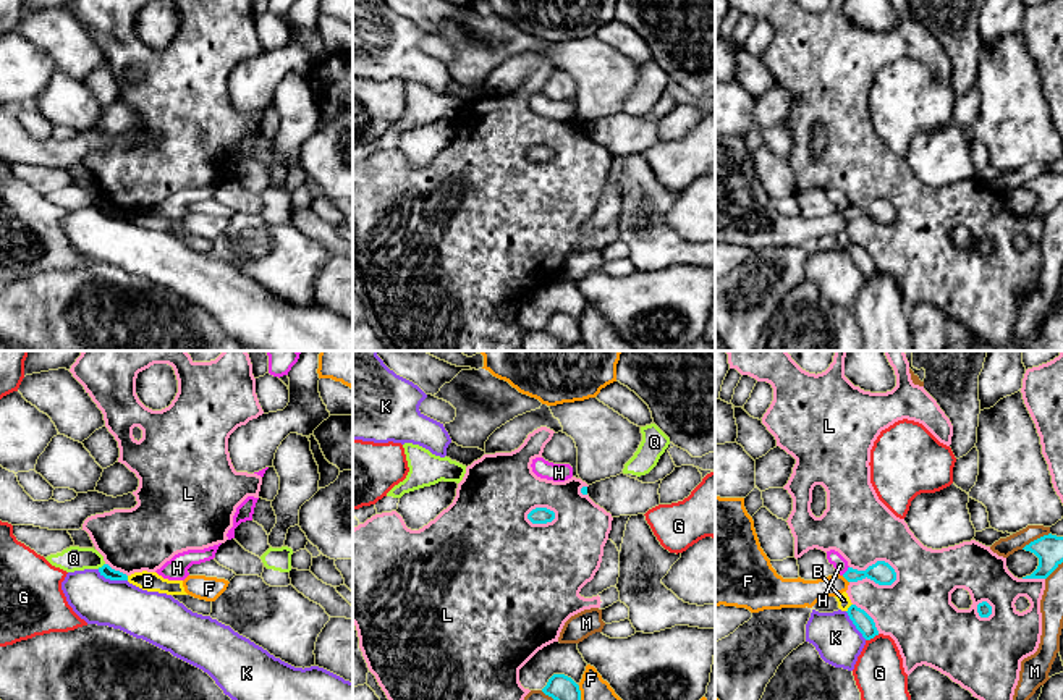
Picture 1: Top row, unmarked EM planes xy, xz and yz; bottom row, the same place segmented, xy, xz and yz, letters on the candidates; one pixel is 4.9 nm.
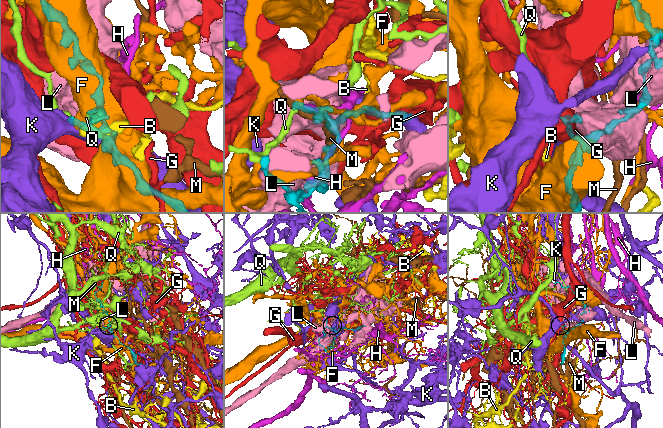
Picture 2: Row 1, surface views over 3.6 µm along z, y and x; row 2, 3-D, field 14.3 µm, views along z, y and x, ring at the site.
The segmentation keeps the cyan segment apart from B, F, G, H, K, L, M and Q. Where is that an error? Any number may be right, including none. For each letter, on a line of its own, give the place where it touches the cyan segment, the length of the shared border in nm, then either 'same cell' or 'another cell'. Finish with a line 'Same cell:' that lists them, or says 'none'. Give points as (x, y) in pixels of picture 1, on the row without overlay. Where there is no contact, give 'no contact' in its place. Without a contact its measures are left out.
B: yz (848, 246) | 50 nm | another cell
F: yz (845, 215) | 50 nm | another cell
G: yz (872, 275) | 80 nm | another cell
H: yz (847, 209) | 60 nm | another cell
K: xy (112, 217) | 160 nm | another cell
L: yz (876, 220) | 240 nm | another cell
M: yz (1034, 178) | 170 nm | another cell
Q: xy (102, 204) | 50 nm | another cell
Same cell: none

